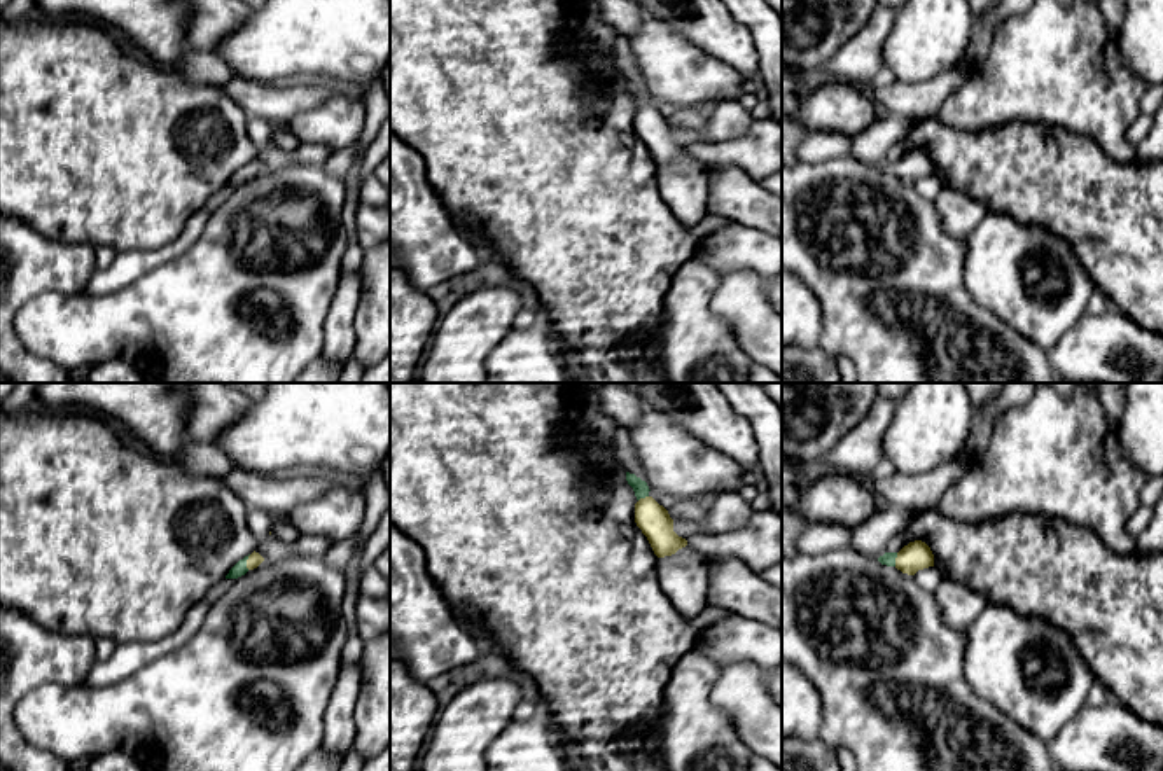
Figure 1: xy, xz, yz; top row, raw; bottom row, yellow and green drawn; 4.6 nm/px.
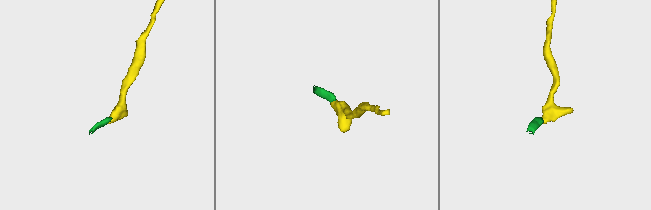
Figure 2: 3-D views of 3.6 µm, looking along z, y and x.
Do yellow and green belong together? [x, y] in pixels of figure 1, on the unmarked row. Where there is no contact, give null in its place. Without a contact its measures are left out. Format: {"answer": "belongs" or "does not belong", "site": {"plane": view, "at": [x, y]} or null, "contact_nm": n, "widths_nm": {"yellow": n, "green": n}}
{"answer": "belongs", "site": {"plane": "xy", "at": [247, 170]}, "contact_nm": 70, "widths_nm": {"yellow": 70, "green": 70}}

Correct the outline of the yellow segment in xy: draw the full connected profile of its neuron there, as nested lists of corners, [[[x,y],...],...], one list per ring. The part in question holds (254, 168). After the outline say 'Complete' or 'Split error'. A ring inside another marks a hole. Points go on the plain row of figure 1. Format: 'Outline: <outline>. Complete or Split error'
Outline: [[[252,161],[248,164],[245,164],[243,168],[240,168],[226,184],[226,187],[238,187],[241,184],[245,184],[248,178],[257,177],[261,171],[264,170],[264,166],[259,161]]]. Split error

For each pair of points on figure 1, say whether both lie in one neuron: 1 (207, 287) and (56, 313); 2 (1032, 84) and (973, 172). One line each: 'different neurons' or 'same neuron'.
1: same neuron
2: different neurons

